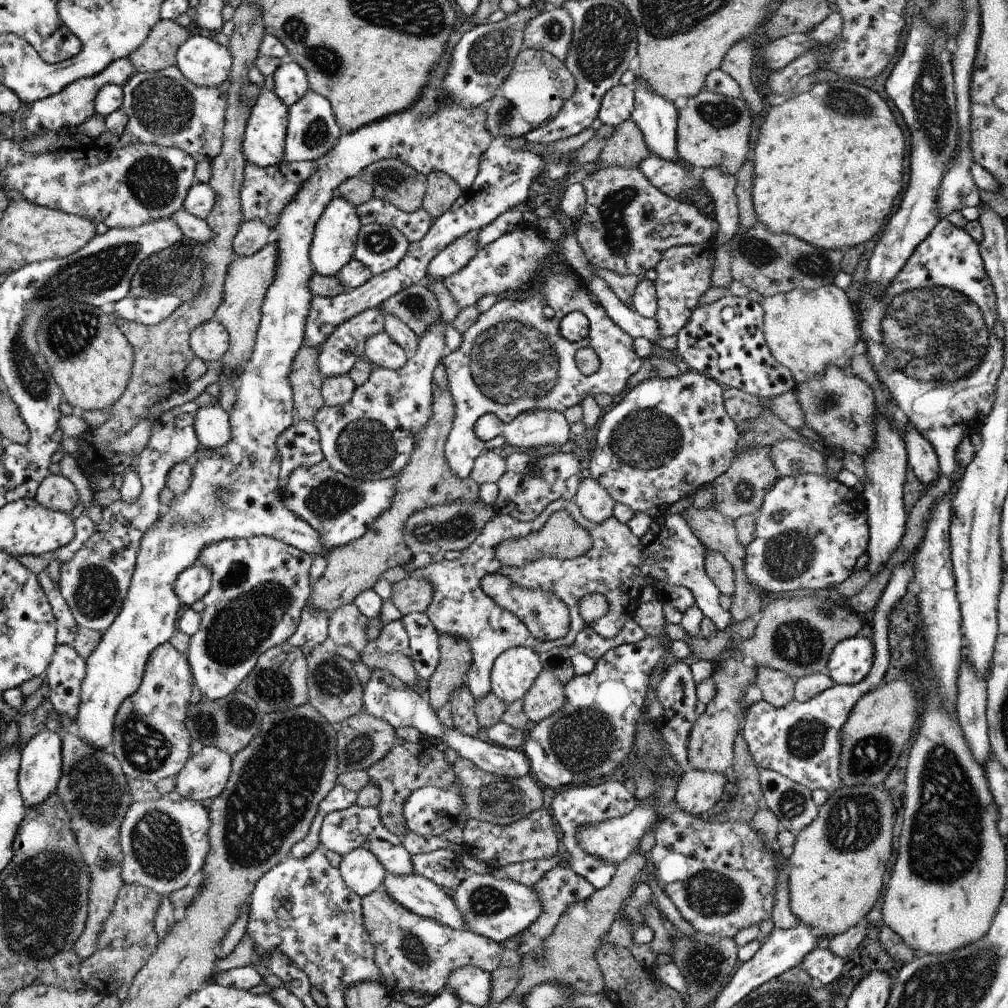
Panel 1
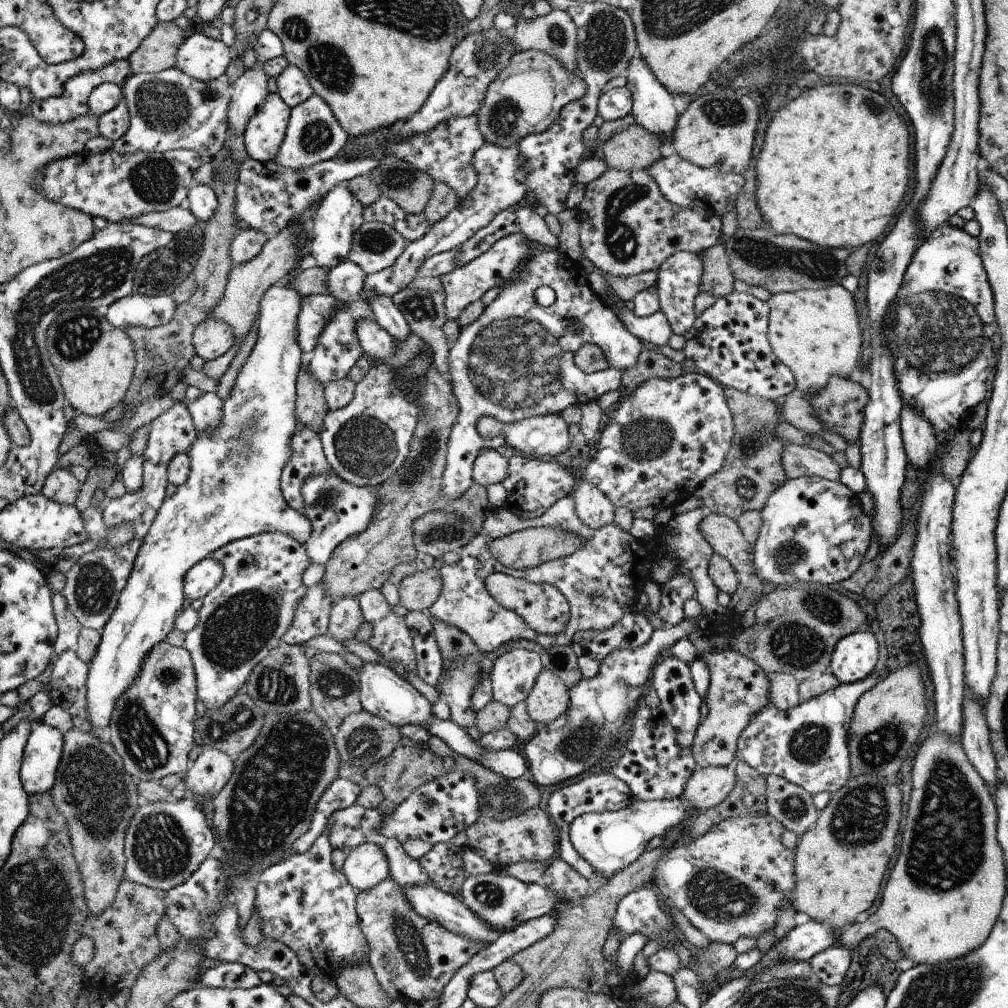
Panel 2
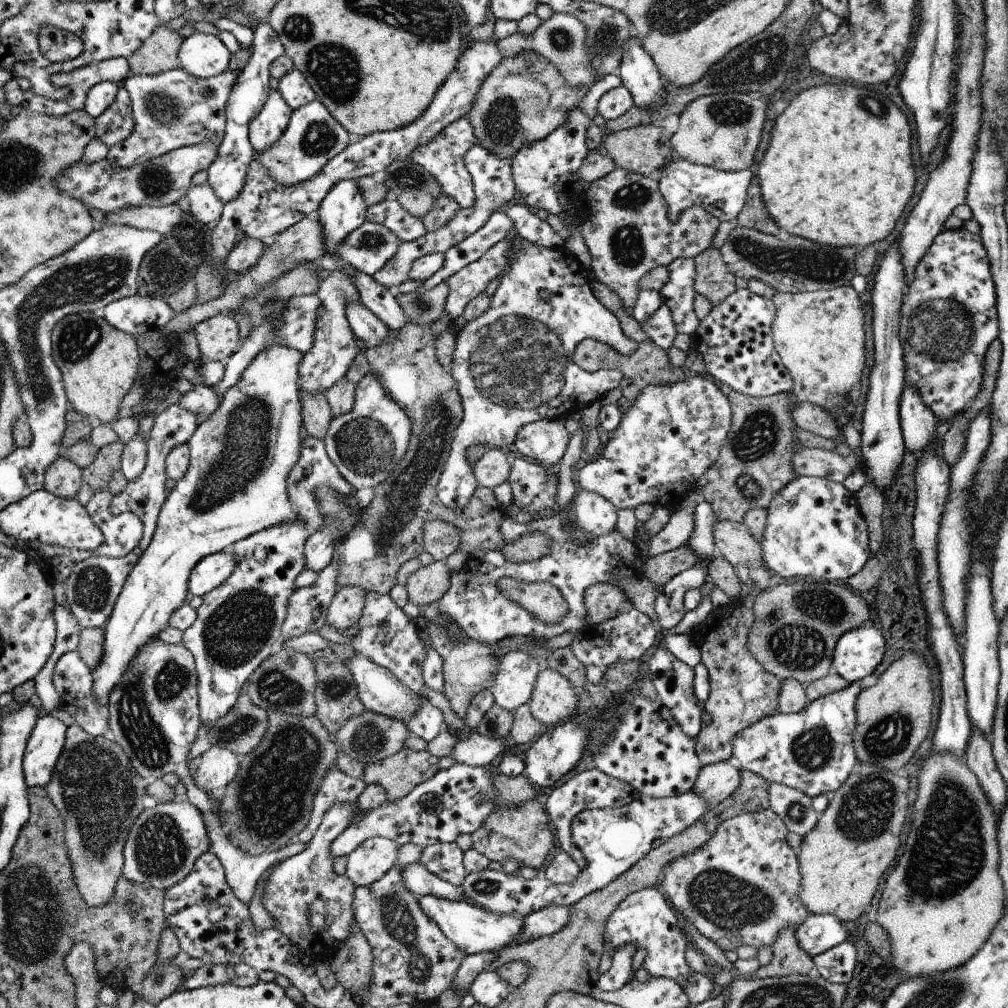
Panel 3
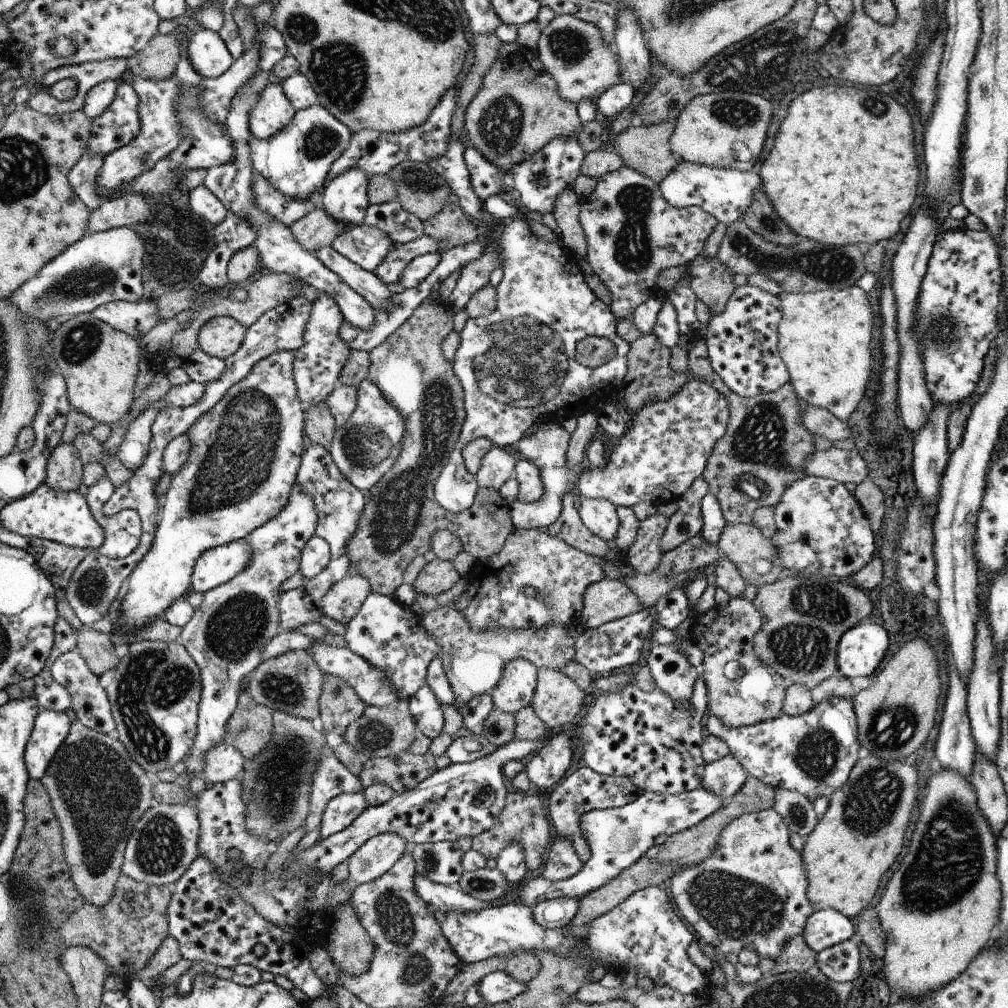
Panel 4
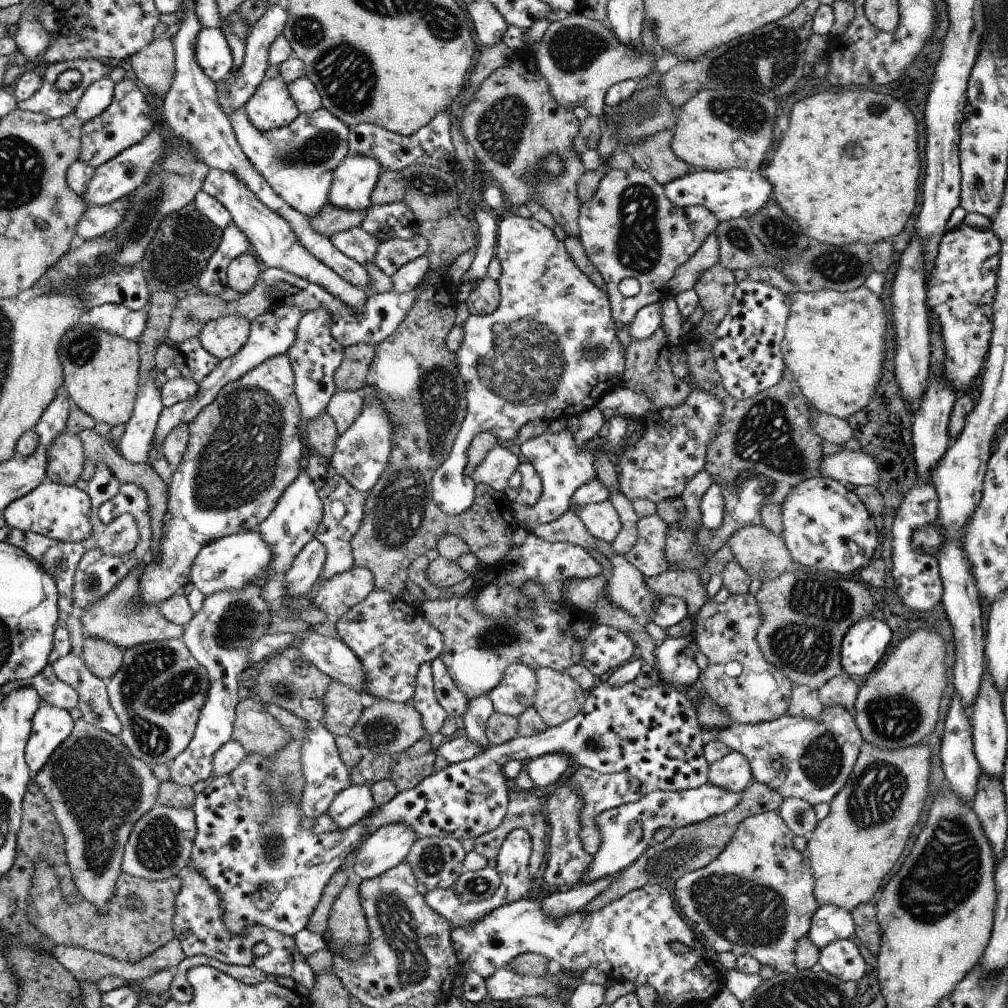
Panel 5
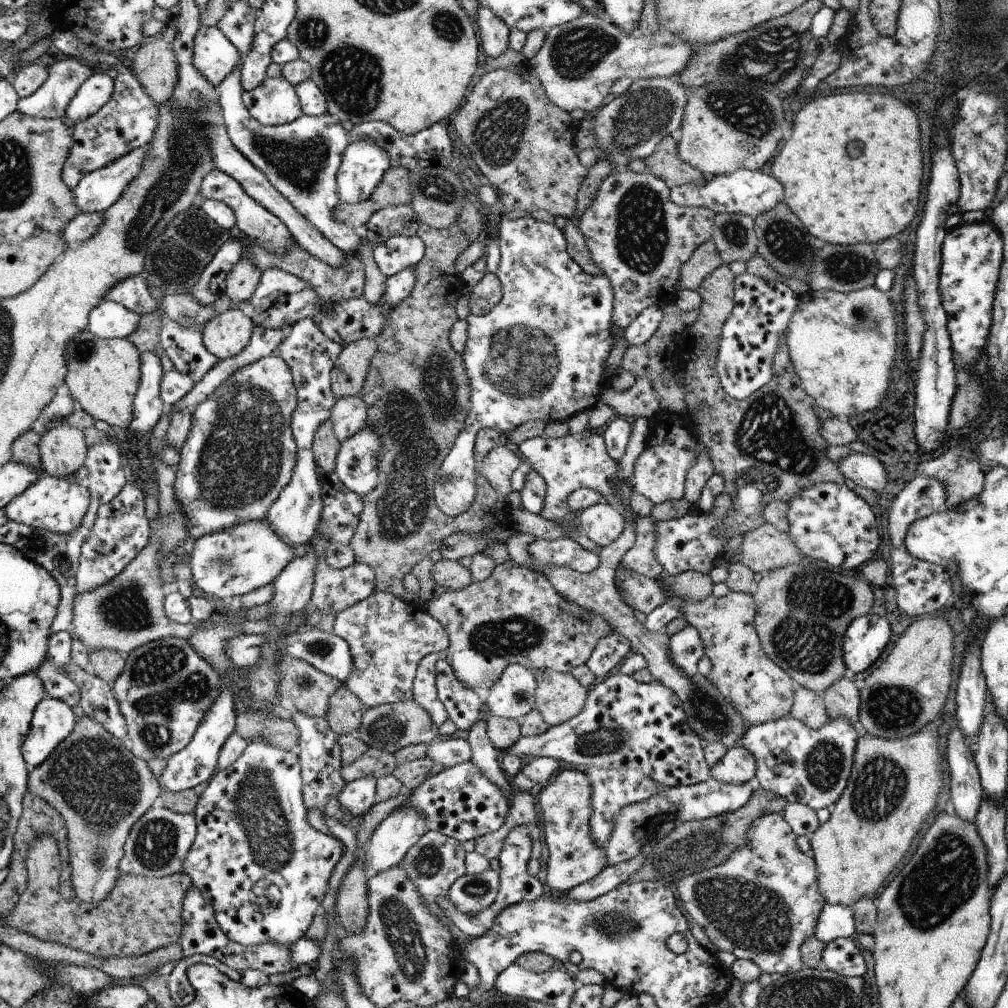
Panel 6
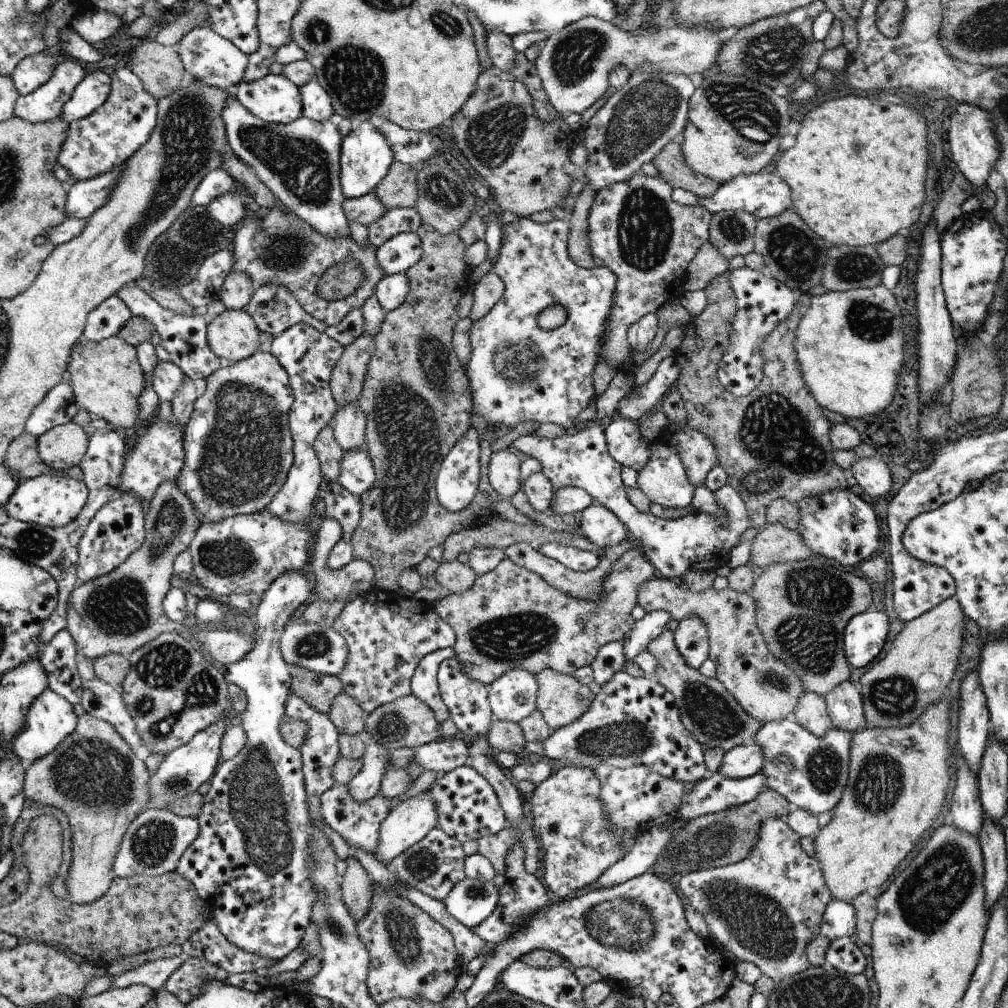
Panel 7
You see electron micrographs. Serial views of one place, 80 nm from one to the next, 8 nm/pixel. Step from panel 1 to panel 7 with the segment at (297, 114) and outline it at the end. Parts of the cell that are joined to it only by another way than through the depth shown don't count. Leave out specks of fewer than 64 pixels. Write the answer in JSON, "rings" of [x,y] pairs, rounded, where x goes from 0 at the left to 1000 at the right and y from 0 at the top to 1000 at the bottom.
{"rings":[[[222,88],[228,91],[224,106],[221,107],[221,122],[224,124],[225,143],[231,152],[240,158],[266,184],[276,197],[289,209],[312,225],[319,234],[328,237],[348,236],[348,226],[340,209],[340,200],[343,198],[339,188],[339,147],[341,135],[336,124],[329,119],[313,120],[308,116],[298,116],[286,123],[270,123],[252,115],[234,97],[231,88]]]}

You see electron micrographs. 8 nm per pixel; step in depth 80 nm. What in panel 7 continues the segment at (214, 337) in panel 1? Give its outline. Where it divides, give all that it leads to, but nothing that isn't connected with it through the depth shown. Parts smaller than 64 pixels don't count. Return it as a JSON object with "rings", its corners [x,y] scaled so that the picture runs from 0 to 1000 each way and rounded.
{"rings":[[[224,307],[207,316],[205,338],[211,350],[231,361],[258,347],[259,327],[243,307]]]}

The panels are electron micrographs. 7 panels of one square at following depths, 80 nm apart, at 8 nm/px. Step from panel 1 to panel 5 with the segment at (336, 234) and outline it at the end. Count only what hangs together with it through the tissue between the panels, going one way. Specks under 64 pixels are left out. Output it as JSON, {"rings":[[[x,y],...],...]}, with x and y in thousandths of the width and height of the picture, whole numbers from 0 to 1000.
{"rings":[[[344,154],[332,170],[325,201],[342,209],[363,209],[377,172],[381,169],[372,157]]]}

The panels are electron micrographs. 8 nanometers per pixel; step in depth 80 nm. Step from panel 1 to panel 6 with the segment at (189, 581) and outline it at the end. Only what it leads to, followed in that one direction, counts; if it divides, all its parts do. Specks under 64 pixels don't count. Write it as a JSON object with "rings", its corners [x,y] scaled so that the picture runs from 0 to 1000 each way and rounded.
{"rings":[[[244,517],[220,528],[201,532],[193,538],[192,546],[188,550],[191,581],[212,593],[228,595],[239,592],[272,577],[281,563],[300,546],[286,541],[269,524],[268,518]]]}

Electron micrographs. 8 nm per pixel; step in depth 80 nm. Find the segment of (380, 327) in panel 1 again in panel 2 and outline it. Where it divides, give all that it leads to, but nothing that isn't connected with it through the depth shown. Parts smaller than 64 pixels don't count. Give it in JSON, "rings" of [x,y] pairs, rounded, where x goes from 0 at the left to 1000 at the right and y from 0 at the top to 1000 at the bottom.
{"rings":[[[341,259],[339,262],[325,268],[324,292],[337,297],[340,300],[338,307],[326,317],[321,327],[315,334],[314,342],[304,356],[305,366],[322,383],[323,380],[345,374],[348,365],[361,353],[359,339],[356,337],[355,321],[357,316],[372,317],[368,303],[359,296],[360,282],[365,274],[357,263],[349,259]]]}

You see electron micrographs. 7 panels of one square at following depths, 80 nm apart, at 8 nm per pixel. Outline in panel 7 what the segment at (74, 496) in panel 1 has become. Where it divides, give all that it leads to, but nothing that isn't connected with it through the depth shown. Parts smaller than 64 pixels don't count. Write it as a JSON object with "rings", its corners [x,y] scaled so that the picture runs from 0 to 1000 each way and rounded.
{"rings":[[[69,418],[56,422],[37,434],[40,454],[54,466],[78,461],[86,450],[89,436],[79,422]]]}

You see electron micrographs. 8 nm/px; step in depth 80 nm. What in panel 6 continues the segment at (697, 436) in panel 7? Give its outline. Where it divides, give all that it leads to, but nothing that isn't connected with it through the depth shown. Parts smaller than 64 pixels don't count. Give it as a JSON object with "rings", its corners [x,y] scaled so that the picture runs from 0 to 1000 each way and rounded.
{"rings":[[[691,438],[690,440],[691,457],[689,461],[683,467],[680,476],[679,492],[683,498],[690,503],[694,496],[698,481],[709,470],[708,463],[699,443]]]}

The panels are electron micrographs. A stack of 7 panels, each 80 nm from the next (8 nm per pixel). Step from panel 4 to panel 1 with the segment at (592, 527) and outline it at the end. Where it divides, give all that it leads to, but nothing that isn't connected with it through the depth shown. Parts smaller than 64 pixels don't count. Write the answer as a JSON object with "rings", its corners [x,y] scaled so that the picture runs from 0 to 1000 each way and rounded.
{"rings":[[[582,469],[567,495],[583,518],[587,520],[598,519],[604,512],[607,512],[611,499],[605,489]]]}

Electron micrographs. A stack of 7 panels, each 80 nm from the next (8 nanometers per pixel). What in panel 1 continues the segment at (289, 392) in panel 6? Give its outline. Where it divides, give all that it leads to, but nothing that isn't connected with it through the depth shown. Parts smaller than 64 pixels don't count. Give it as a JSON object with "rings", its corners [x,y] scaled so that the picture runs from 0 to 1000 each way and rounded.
{"rings":[[[446,40],[440,45],[439,55],[430,65],[430,70],[425,74],[425,82],[422,83],[418,94],[410,104],[400,110],[389,112],[373,121],[361,124],[356,129],[337,134],[335,142],[320,156],[312,160],[313,170],[298,184],[289,201],[283,202],[275,221],[271,224],[270,228],[273,228],[275,232],[273,243],[277,247],[275,254],[277,261],[273,266],[273,276],[269,286],[261,298],[260,321],[258,321],[251,353],[240,365],[240,369],[236,371],[236,375],[232,379],[236,396],[228,412],[230,437],[224,443],[216,447],[202,447],[196,443],[192,456],[190,456],[191,473],[188,484],[183,490],[173,494],[169,502],[162,503],[159,516],[145,528],[145,532],[141,536],[135,566],[127,585],[127,595],[124,595],[118,611],[110,619],[108,625],[102,627],[93,647],[84,655],[86,662],[84,672],[80,677],[80,693],[76,700],[74,716],[83,736],[96,743],[110,742],[112,727],[115,725],[115,710],[121,702],[121,698],[138,685],[146,659],[154,643],[168,636],[174,629],[175,614],[178,613],[177,605],[179,605],[180,599],[178,591],[174,588],[174,575],[183,565],[194,560],[200,544],[220,535],[234,533],[243,535],[264,531],[266,534],[290,541],[311,553],[315,551],[323,553],[329,546],[322,546],[317,528],[281,501],[276,488],[279,465],[276,437],[277,433],[292,419],[293,403],[290,403],[291,385],[288,378],[289,361],[297,349],[300,337],[303,336],[305,313],[310,306],[312,296],[307,287],[307,281],[313,272],[309,261],[309,241],[312,240],[313,225],[328,198],[332,196],[337,183],[357,174],[361,166],[374,159],[393,156],[405,163],[406,166],[412,167],[414,172],[423,175],[431,170],[442,172],[459,188],[470,181],[475,170],[475,157],[481,149],[484,149],[490,137],[483,128],[483,111],[479,105],[459,106],[447,100],[436,88],[442,75],[450,47],[451,43]]]}

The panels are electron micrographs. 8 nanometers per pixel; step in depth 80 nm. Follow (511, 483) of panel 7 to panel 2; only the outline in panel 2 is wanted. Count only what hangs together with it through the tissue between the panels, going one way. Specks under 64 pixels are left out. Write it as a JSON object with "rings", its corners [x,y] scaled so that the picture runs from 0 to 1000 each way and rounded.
{"rings":[[[481,445],[470,457],[468,474],[470,479],[483,483],[492,479],[497,479],[504,470],[505,456],[499,452],[498,446]]]}

